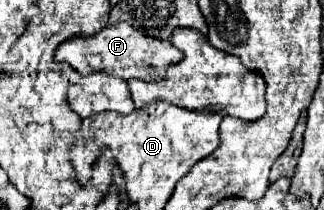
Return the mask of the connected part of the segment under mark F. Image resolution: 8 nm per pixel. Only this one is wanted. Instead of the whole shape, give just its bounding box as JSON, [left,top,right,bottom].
[55,21,183,81]

